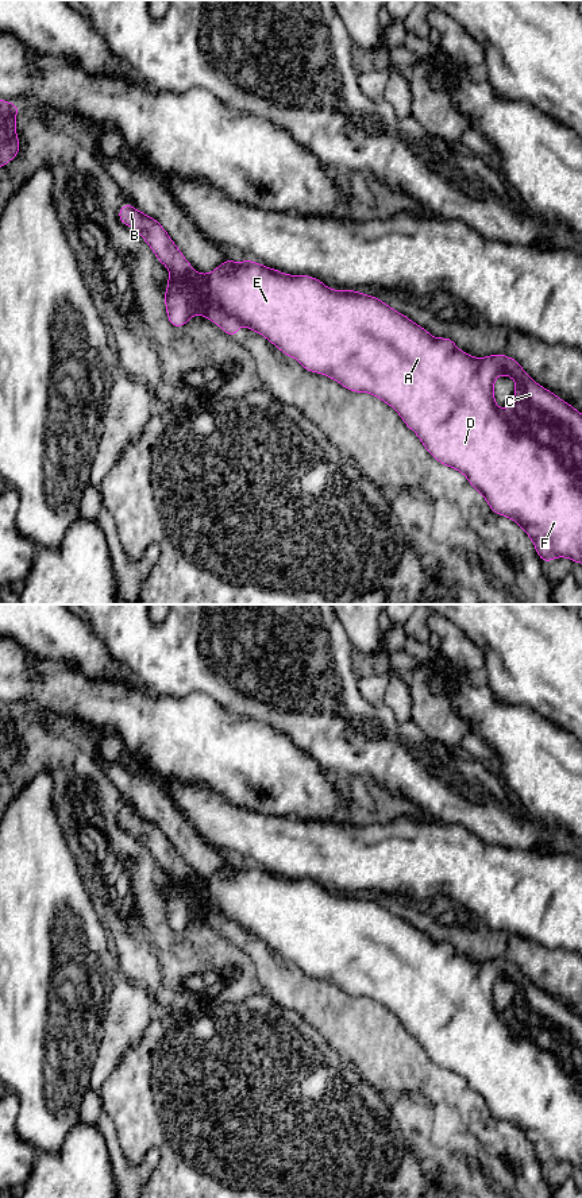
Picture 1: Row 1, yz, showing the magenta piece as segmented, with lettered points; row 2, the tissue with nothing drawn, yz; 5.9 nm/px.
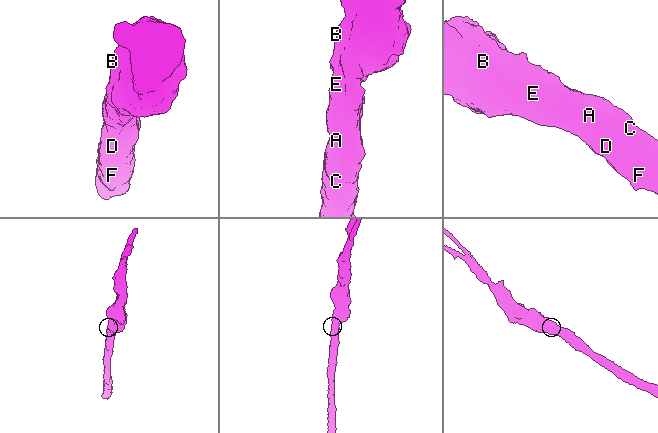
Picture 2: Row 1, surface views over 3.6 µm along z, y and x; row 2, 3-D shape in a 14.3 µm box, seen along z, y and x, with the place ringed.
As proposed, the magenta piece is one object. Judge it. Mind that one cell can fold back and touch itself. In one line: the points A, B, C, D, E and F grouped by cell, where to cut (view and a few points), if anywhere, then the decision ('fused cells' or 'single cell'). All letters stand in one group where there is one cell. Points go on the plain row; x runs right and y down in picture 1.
A C D E F / B | yz (199, 899), (204, 896), (218, 912), (239, 928) | fused cells

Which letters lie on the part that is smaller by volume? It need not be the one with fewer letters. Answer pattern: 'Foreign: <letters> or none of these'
Foreign: B

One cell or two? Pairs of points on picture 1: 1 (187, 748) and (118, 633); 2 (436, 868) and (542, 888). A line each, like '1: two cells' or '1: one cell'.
1: two cells
2: one cell

